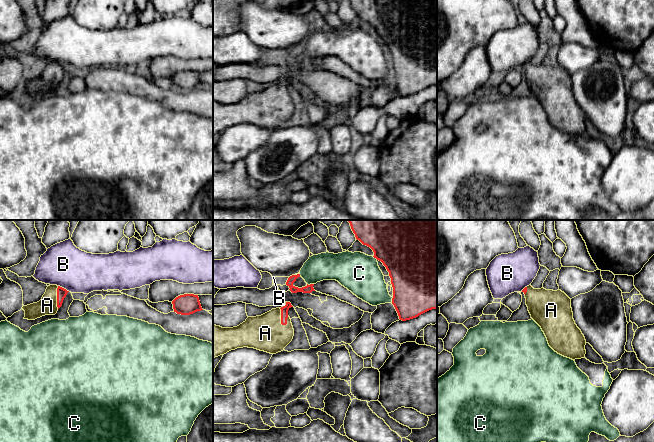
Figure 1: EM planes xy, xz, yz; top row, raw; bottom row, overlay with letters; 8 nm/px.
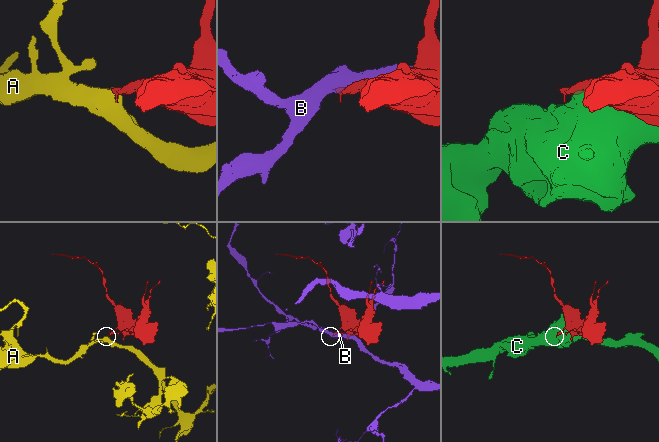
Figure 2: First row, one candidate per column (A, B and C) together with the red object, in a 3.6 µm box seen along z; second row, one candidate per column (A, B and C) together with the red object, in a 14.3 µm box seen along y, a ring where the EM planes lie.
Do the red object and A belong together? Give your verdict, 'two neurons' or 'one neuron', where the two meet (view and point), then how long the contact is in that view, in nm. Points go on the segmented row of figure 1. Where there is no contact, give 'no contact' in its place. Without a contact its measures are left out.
one neuron | xz (281, 318) | 150 nm

